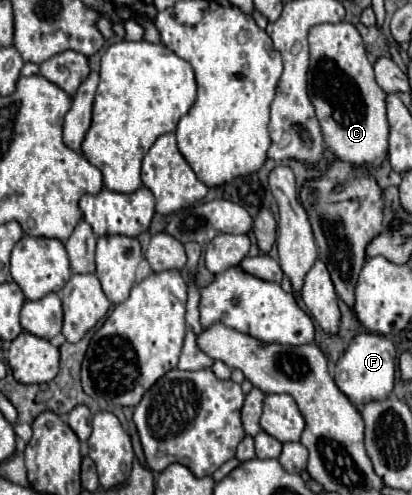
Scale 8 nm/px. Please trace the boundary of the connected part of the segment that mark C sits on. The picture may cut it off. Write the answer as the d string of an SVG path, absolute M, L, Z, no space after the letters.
M350 22L318 24L318 26L310 28L308 42L310 42L308 96L316 108L316 116L320 120L324 142L328 146L328 150L338 160L352 164L356 168L366 166L366 164L374 164L374 168L380 168L380 164L388 158L390 126L388 126L388 118L386 118L386 92L374 82L372 64L366 58L366 50L364 50L358 30Z

